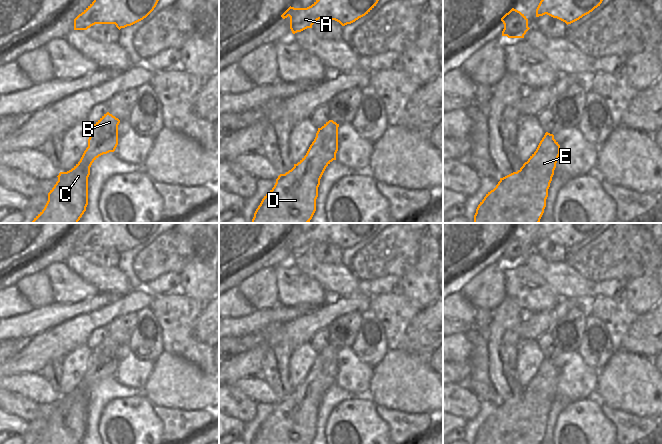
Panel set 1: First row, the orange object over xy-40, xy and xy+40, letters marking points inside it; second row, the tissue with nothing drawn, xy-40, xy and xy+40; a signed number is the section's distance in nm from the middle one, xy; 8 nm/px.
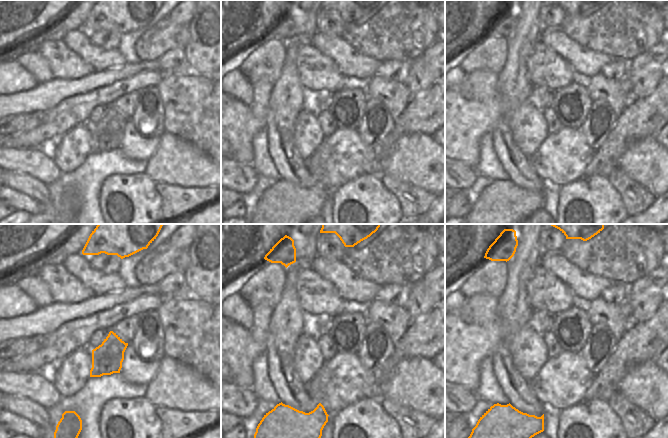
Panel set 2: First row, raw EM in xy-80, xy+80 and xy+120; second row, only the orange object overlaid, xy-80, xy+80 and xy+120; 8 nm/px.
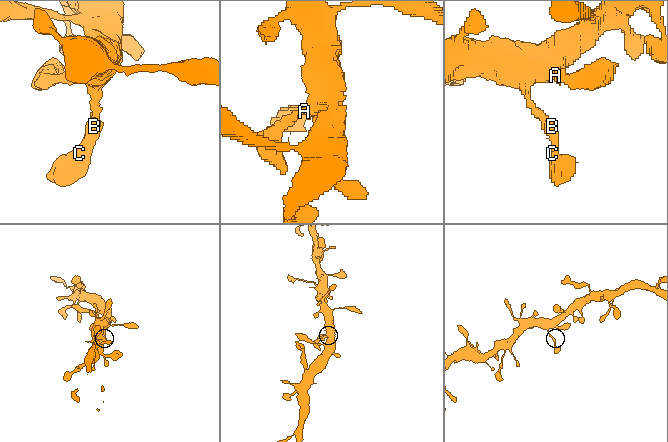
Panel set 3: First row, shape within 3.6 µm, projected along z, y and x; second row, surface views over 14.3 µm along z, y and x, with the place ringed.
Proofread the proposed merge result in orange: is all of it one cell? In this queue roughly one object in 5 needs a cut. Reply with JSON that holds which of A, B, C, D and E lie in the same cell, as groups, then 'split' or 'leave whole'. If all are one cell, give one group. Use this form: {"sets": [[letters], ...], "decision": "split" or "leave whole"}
{"sets": [["A", "B", "C", "D", "E"]], "decision": "leave whole"}

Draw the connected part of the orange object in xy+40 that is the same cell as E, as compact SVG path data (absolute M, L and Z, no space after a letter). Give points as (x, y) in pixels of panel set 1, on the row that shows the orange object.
M548 132L536 151L517 171L503 178L480 202L474 215L474 223L539 223L546 207L548 189L560 155L560 145Z

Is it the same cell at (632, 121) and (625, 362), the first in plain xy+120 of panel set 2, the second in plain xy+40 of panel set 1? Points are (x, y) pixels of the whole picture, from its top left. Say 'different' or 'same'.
different

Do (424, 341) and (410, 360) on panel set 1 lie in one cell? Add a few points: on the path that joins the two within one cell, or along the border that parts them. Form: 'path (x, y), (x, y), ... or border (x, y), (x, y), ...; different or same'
border (408, 351), (418, 355); different

